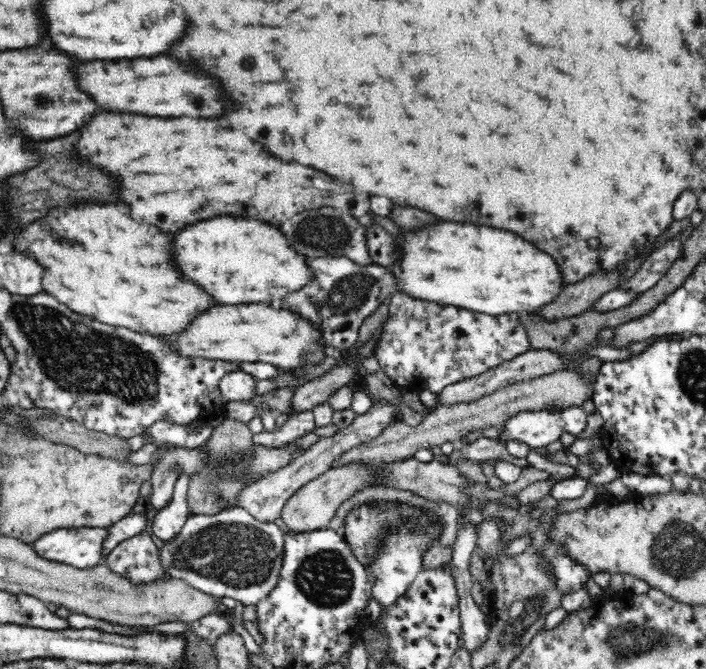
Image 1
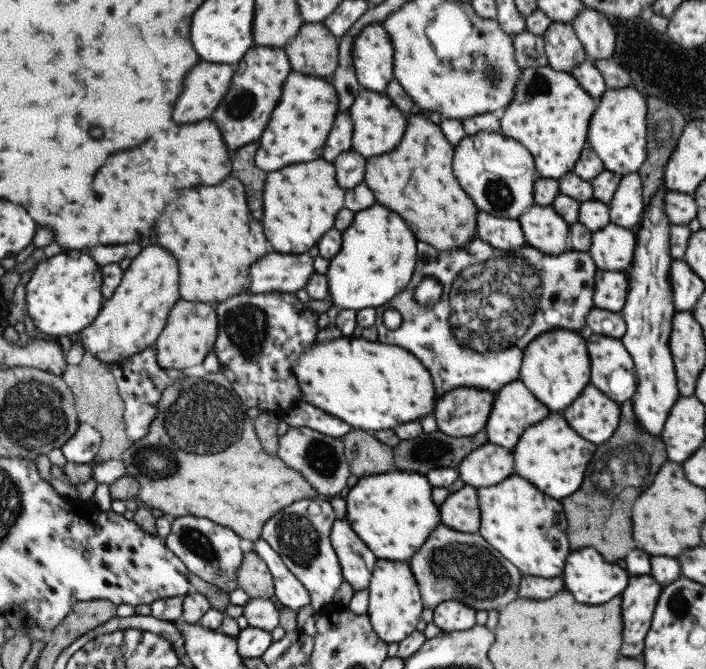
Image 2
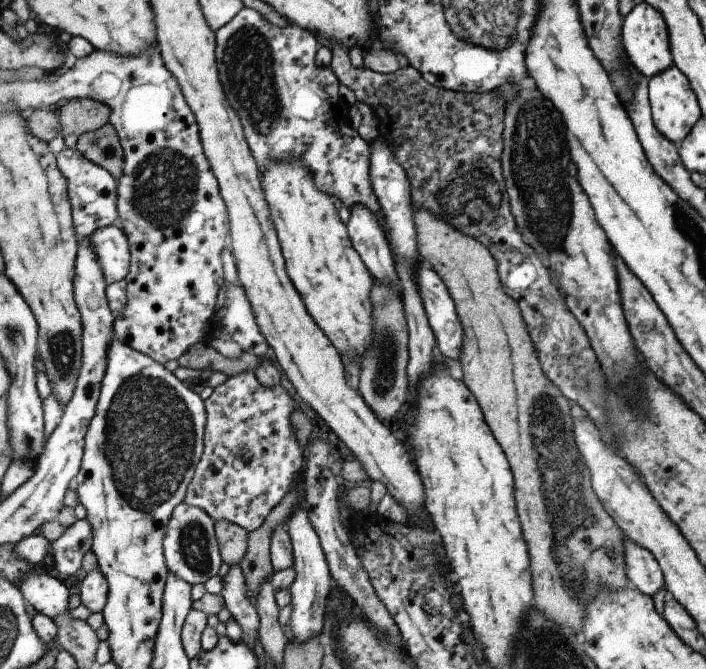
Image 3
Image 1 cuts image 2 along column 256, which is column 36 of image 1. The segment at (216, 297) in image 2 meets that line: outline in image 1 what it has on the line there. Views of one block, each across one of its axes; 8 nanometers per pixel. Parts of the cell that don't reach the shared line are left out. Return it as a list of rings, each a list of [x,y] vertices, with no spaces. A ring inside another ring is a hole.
[[[78,202],[78,204],[66,204],[62,210],[60,206],[56,208],[50,208],[42,218],[36,218],[34,222],[26,224],[22,230],[18,230],[14,234],[14,250],[22,256],[28,256],[28,258],[34,258],[34,262],[40,262],[40,286],[42,286],[42,292],[58,298],[60,302],[64,302],[66,306],[70,306],[74,312],[78,314],[84,314],[84,316],[90,316],[92,320],[96,322],[102,322],[102,324],[108,324],[108,326],[118,326],[118,328],[128,328],[128,330],[134,330],[138,334],[170,334],[174,330],[180,330],[186,326],[188,318],[192,318],[192,314],[198,314],[200,310],[212,306],[210,304],[210,298],[204,298],[204,294],[200,294],[200,290],[196,290],[196,286],[188,286],[188,282],[180,282],[176,270],[170,266],[170,262],[166,260],[166,252],[164,252],[164,246],[166,246],[166,240],[168,240],[168,234],[148,226],[146,222],[138,222],[138,220],[132,220],[128,216],[128,208],[120,202]]]

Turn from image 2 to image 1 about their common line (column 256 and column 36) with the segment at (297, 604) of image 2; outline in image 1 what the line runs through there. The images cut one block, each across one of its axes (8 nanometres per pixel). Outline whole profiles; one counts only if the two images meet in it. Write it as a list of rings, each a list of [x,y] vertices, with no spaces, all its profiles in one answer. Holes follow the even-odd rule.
[[[72,526],[56,528],[40,538],[34,548],[48,560],[66,562],[76,568],[100,566],[106,560],[106,540],[112,526]]]

